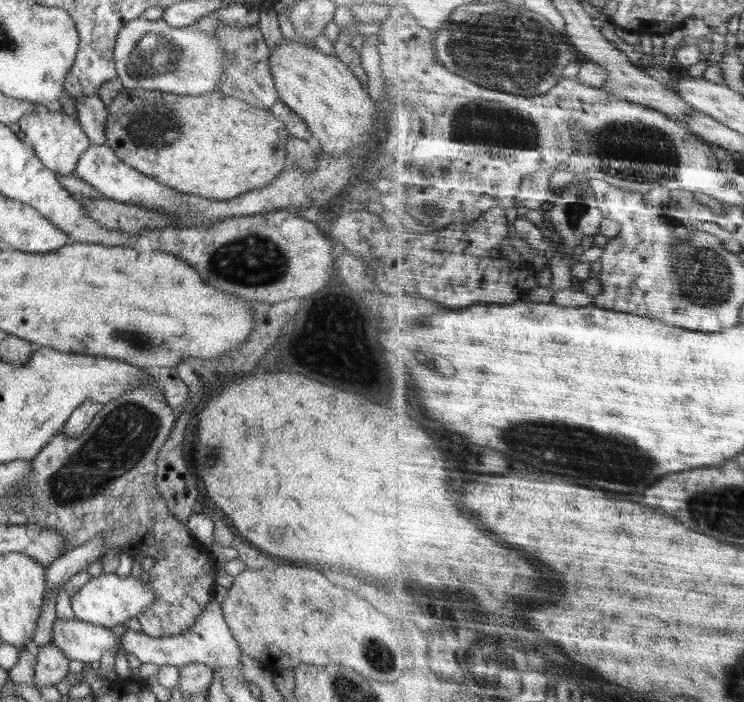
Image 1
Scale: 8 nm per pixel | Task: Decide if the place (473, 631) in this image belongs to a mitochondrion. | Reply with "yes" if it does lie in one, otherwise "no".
no

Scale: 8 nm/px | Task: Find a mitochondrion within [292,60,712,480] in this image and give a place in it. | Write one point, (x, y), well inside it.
(638, 152)

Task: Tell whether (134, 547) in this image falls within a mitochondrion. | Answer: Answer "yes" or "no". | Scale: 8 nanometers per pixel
no

